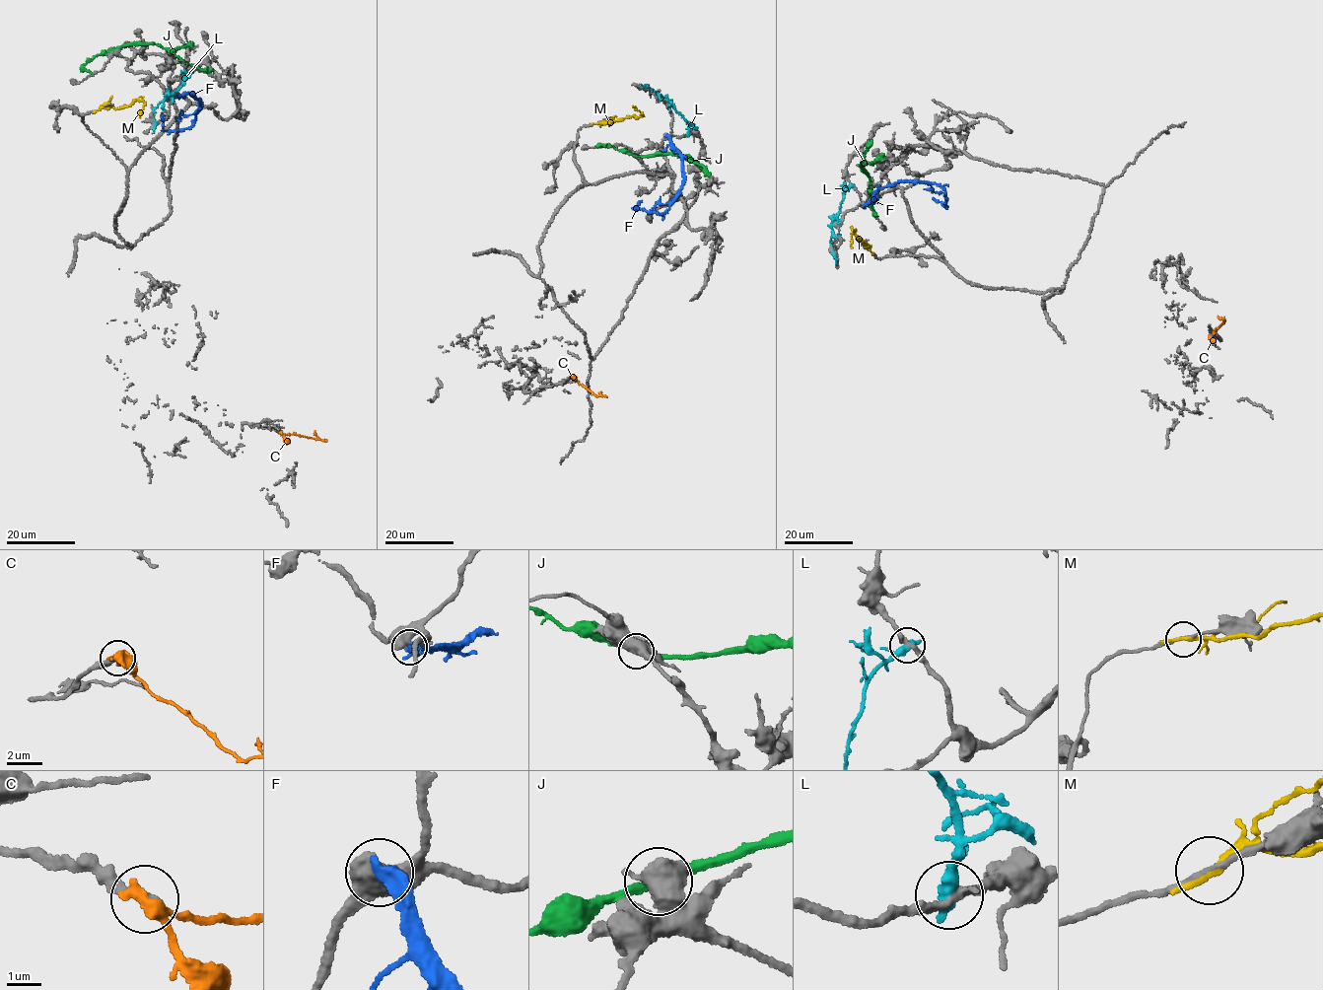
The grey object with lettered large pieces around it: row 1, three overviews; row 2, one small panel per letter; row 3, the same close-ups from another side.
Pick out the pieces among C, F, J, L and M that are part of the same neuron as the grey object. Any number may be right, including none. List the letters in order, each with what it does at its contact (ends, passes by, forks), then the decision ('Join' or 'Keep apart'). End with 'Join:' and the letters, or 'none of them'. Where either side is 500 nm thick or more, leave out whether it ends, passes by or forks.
C: It passes by. Join
F: Keep apart
J: Keep apart
L: It passes by. Keep apart
M: It passes by. Keep apart
Join: C

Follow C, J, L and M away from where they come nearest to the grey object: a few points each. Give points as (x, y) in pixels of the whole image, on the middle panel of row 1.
C: (572, 376), (595, 395), (606, 397)
J: (634, 155), (676, 154), (701, 166), (710, 176)
L: (688, 134), (685, 120), (669, 101), (639, 84)
M: (596, 123), (611, 123), (643, 114), (633, 106)

